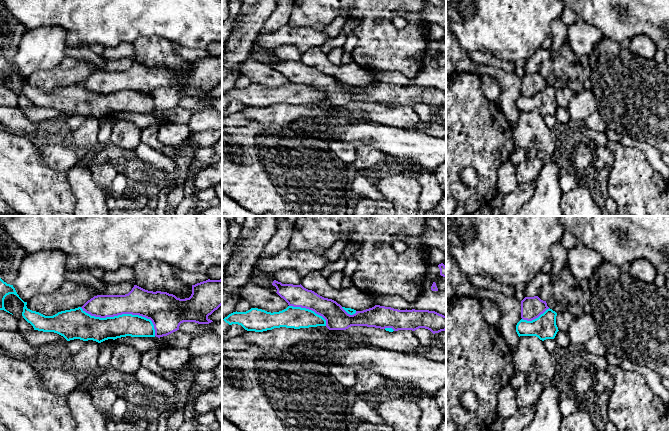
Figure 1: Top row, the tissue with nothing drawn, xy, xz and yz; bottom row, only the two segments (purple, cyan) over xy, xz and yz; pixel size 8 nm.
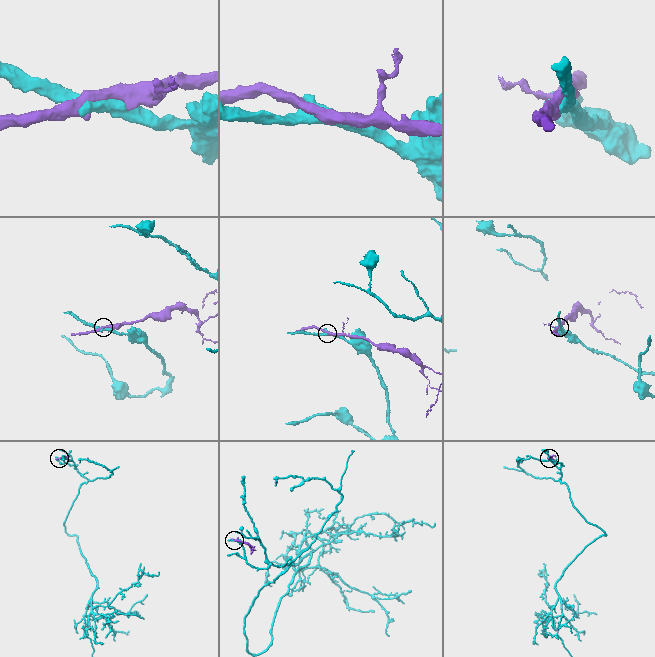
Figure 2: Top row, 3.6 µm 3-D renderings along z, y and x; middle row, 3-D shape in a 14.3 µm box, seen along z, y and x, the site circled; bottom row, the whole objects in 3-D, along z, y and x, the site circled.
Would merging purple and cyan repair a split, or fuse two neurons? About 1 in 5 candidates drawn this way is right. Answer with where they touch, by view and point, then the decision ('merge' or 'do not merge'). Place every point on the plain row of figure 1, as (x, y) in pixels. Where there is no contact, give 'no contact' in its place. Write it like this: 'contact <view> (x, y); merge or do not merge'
contact xy (123, 89); do not merge

